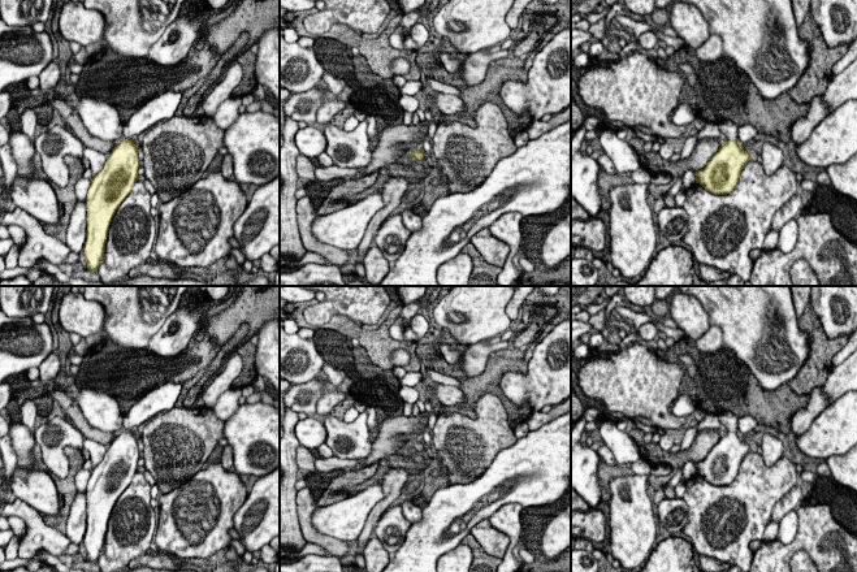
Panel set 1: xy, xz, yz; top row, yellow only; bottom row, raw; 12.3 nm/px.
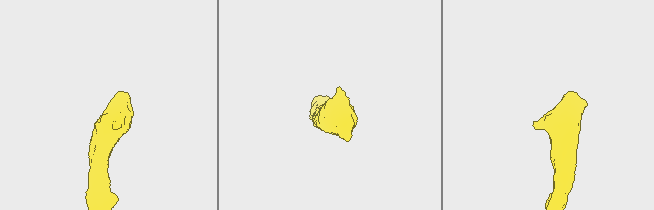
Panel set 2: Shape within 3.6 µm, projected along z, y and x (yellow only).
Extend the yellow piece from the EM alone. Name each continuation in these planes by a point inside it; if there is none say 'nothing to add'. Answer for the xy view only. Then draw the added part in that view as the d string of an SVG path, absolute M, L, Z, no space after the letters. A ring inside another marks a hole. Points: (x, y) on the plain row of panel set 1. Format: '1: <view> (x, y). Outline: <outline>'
1: xy (163, 398). Outline: M166 382L148 391L124 416L124 429L131 432L157 413L170 411L176 407L181 390L182 384Z

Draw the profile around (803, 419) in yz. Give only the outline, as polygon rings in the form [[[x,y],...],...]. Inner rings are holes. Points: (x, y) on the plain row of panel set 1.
[[[822,386],[814,387],[808,406],[798,410],[792,417],[791,424],[795,437],[809,429],[813,420],[827,407],[827,403],[827,395],[822,391]]]

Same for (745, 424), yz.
[[[741,416],[737,421],[737,429],[740,436],[753,433],[754,428],[758,425],[758,421],[753,416]]]

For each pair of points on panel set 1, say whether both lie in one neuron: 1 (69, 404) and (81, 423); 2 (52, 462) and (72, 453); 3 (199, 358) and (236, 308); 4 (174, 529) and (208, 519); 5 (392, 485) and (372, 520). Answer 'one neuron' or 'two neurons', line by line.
1: one neuron
2: two neurons
3: one neuron
4: one neuron
5: one neuron

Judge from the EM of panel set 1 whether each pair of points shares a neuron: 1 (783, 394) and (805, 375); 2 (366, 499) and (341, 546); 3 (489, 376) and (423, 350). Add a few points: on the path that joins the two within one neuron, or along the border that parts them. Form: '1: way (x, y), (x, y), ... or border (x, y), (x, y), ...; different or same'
1: border (787, 382), (797, 394), (809, 394); different
2: border (315, 528), (321, 533), (347, 541), (354, 546); different
3: way (472, 381), (466, 381), (455, 372), (440, 364); same

